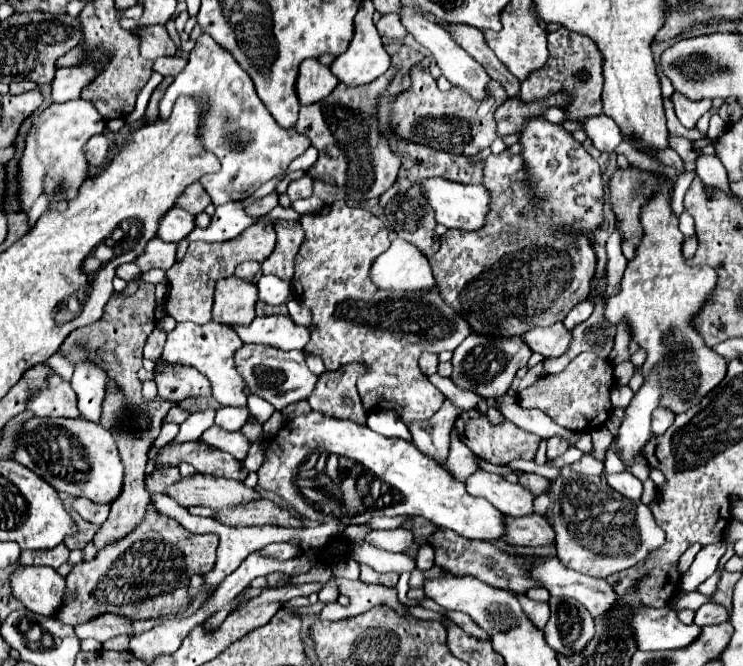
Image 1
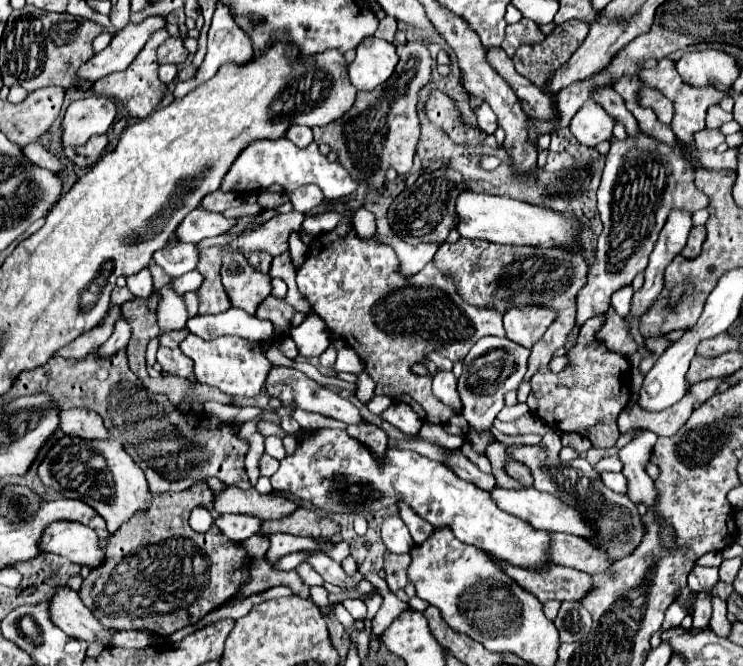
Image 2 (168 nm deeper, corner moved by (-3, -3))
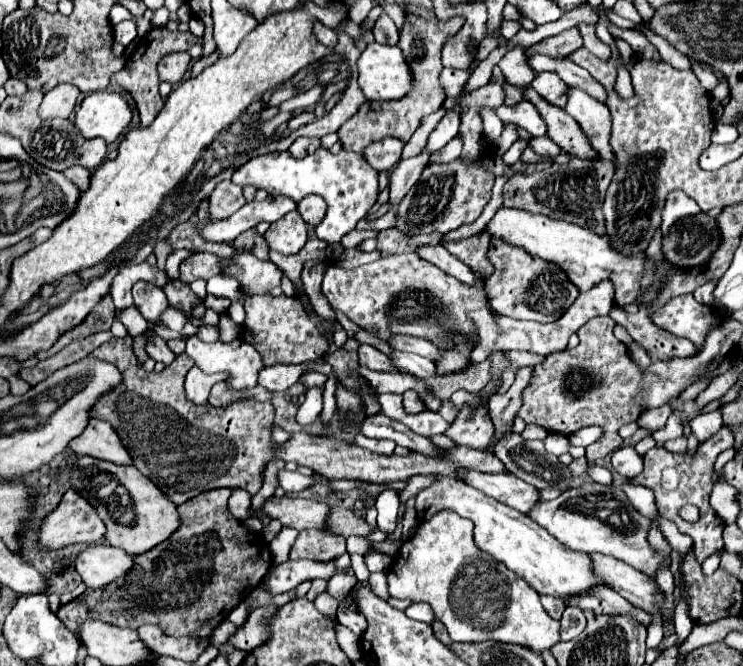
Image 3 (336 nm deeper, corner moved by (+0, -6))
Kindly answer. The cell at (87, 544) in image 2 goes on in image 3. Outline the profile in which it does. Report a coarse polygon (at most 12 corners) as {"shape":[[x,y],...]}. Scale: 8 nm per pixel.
{"shape":[[109,544],[83,550],[75,562],[87,588],[127,576],[133,556]]}

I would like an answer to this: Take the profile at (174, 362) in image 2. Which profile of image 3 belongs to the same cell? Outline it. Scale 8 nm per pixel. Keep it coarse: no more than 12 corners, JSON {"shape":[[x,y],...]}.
{"shape":[[157,334],[147,338],[145,350],[151,358],[171,364],[175,354]]}

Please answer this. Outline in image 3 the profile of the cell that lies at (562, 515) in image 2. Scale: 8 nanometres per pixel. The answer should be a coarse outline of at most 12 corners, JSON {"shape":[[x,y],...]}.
{"shape":[[585,482],[529,518],[571,550],[651,578],[647,518],[617,486]]}

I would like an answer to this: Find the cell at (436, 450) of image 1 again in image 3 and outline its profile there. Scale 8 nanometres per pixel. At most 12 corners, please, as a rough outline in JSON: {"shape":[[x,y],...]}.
{"shape":[[393,350],[391,362],[403,374],[437,376],[423,356]]}

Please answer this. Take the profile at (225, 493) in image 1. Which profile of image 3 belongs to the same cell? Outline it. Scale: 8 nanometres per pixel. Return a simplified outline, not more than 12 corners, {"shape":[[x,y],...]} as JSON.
{"shape":[[271,498],[263,512],[295,530],[325,530],[331,506]]}

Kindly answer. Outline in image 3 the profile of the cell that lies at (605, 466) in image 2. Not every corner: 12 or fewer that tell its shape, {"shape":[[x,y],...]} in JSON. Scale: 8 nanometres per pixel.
{"shape":[[633,446],[611,456],[615,472],[633,478],[643,472],[643,458]]}

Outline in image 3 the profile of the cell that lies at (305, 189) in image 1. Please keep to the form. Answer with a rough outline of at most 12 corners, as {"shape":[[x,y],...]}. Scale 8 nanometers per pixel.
{"shape":[[307,196],[297,204],[299,214],[317,226],[327,212],[321,196]]}

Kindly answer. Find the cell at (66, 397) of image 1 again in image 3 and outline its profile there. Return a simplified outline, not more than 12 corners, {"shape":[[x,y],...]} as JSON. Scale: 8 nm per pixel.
{"shape":[[91,418],[71,440],[75,454],[113,464],[131,464],[111,424]]}

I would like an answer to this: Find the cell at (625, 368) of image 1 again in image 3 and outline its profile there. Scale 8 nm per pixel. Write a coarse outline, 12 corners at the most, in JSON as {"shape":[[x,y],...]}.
{"shape":[[613,306],[609,316],[627,328],[651,360],[695,354],[689,340],[677,338],[649,320],[645,306],[627,314]]}

